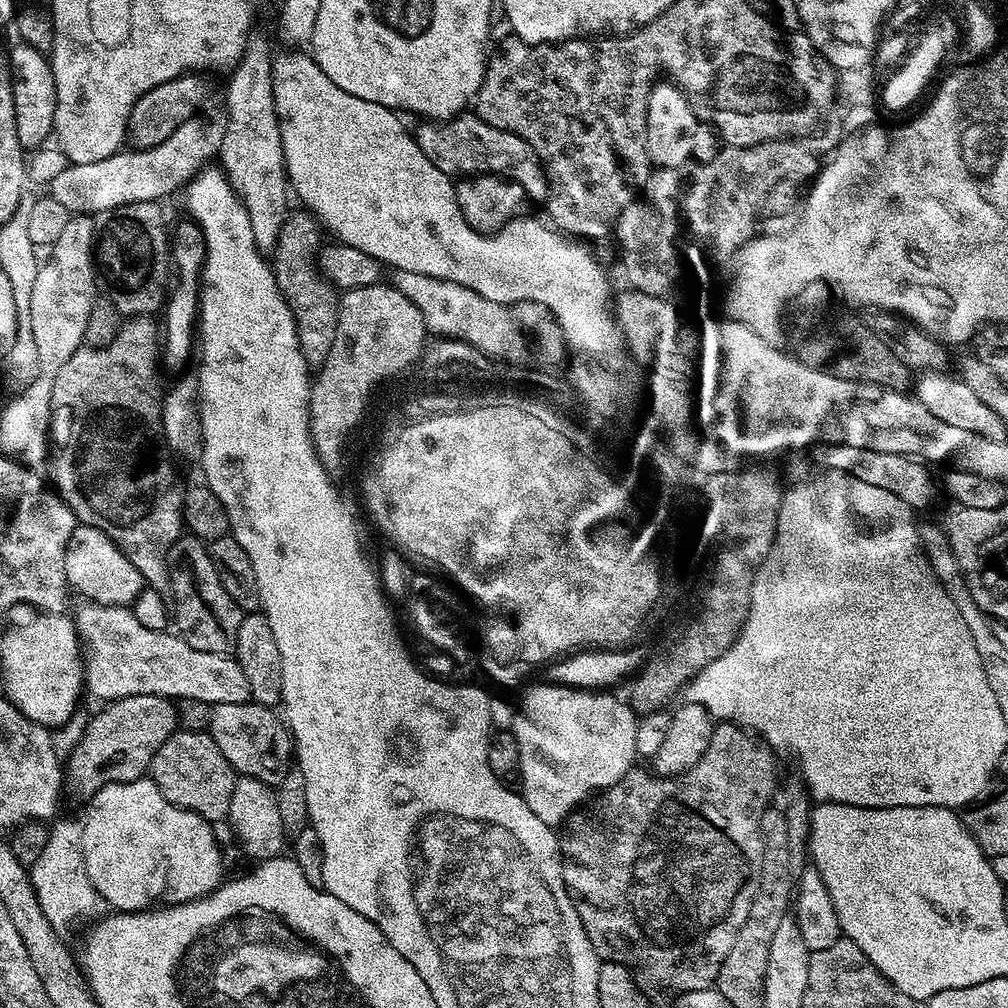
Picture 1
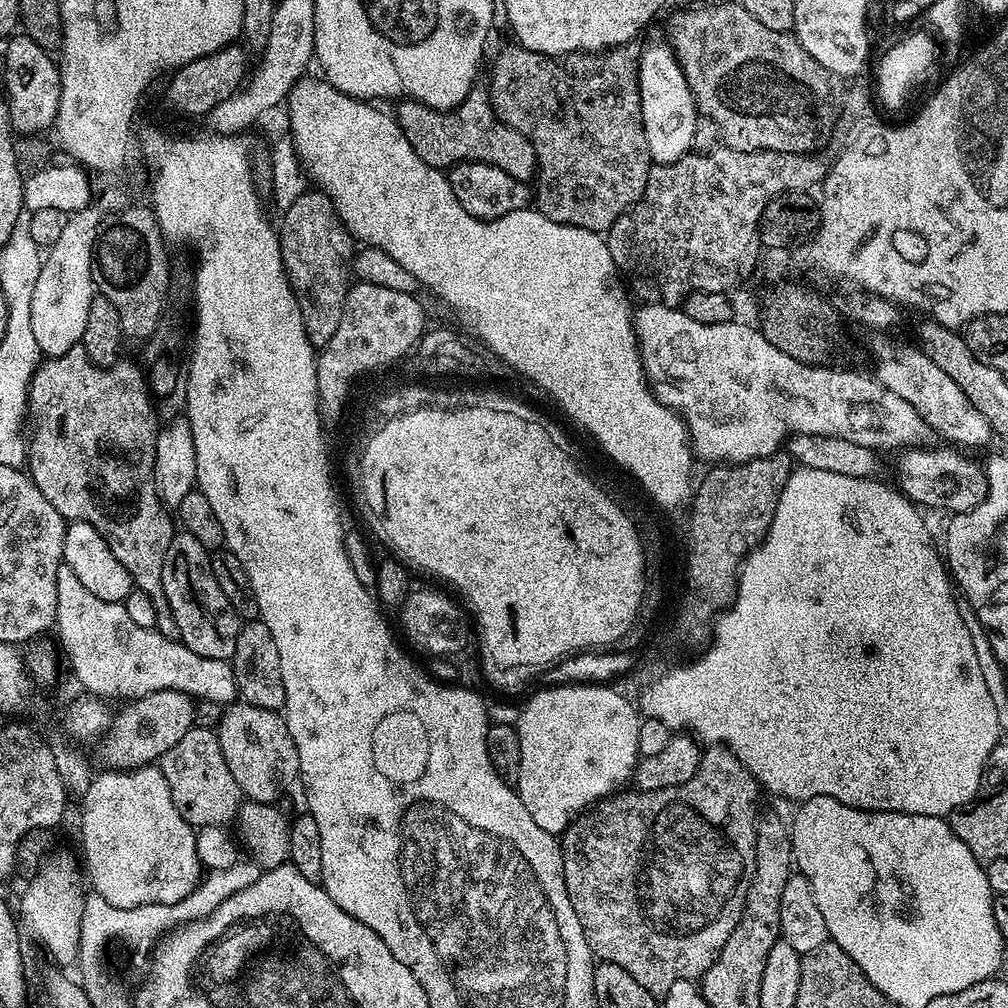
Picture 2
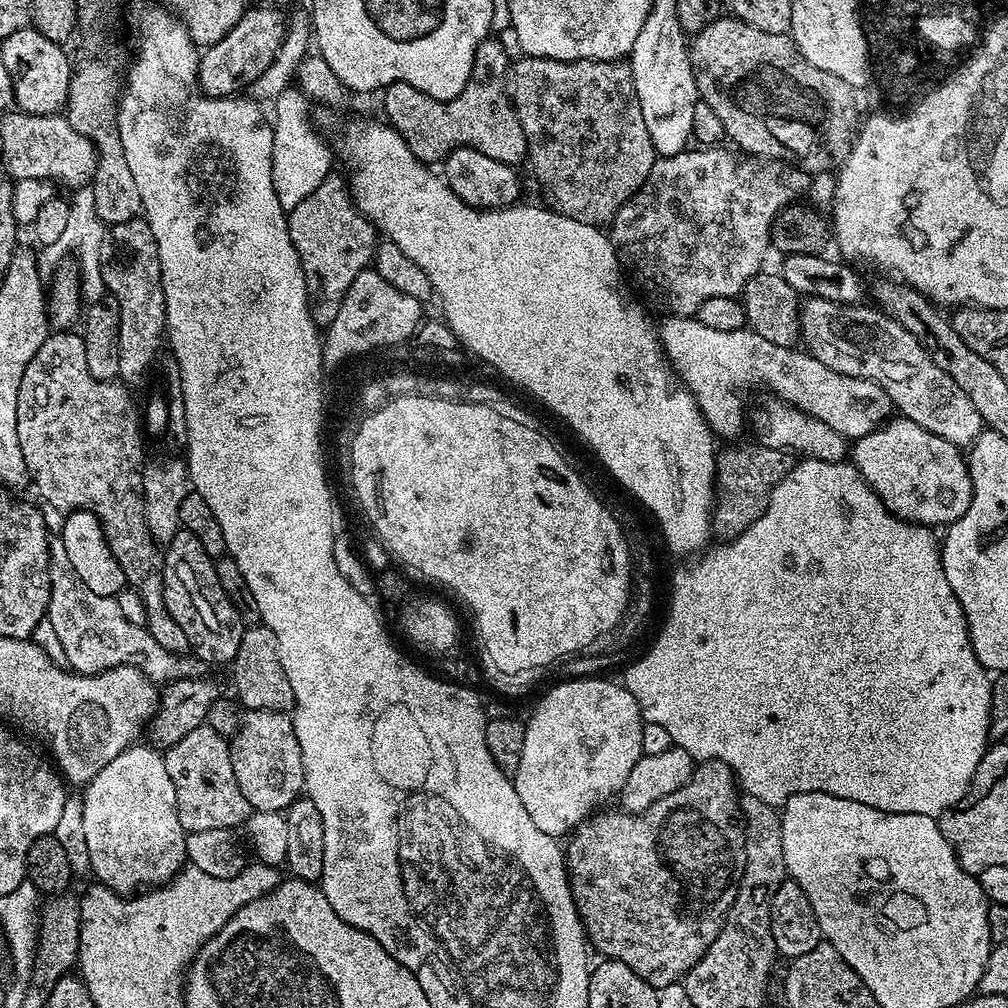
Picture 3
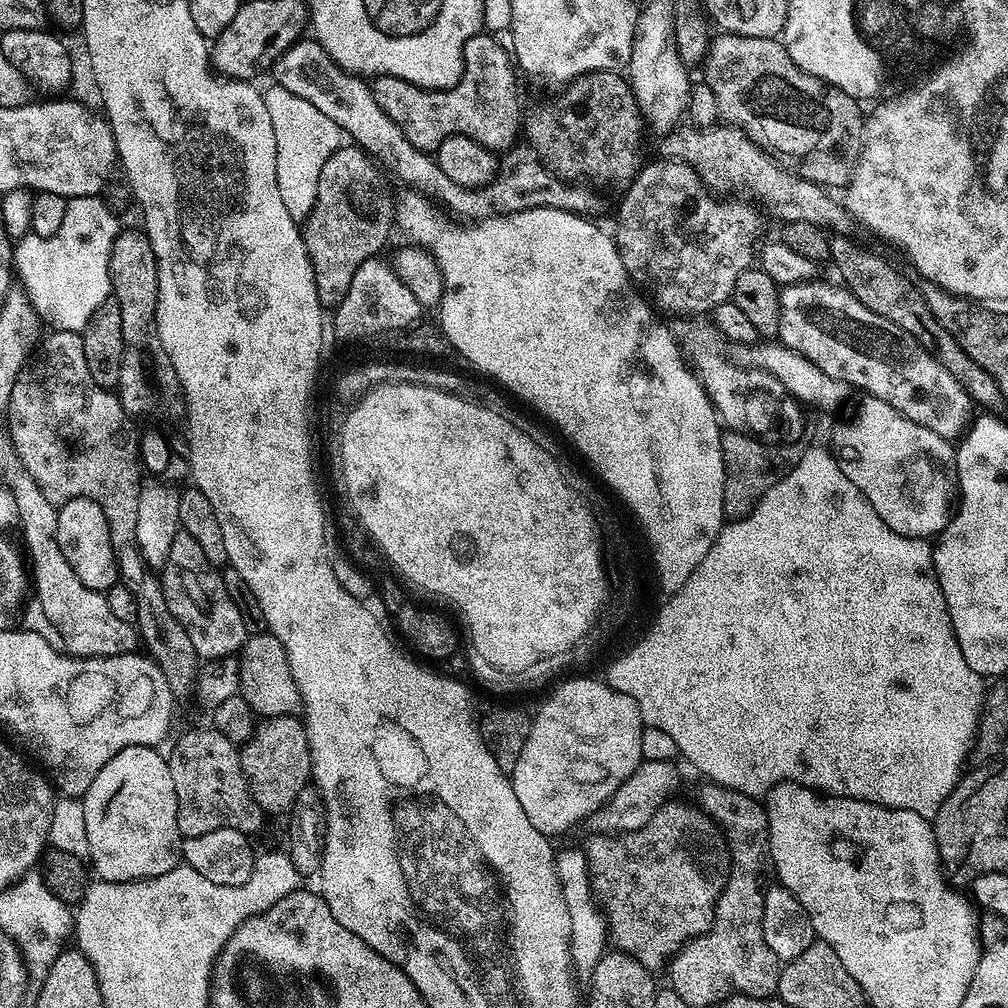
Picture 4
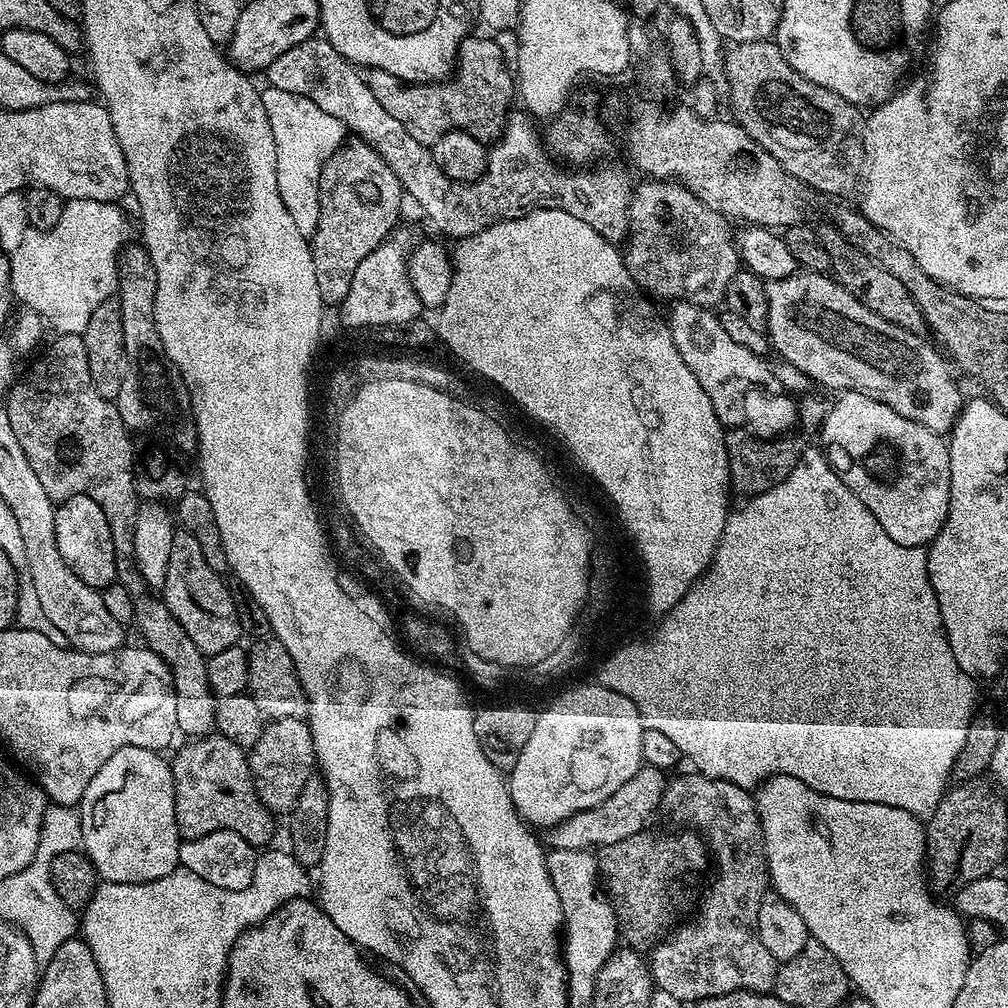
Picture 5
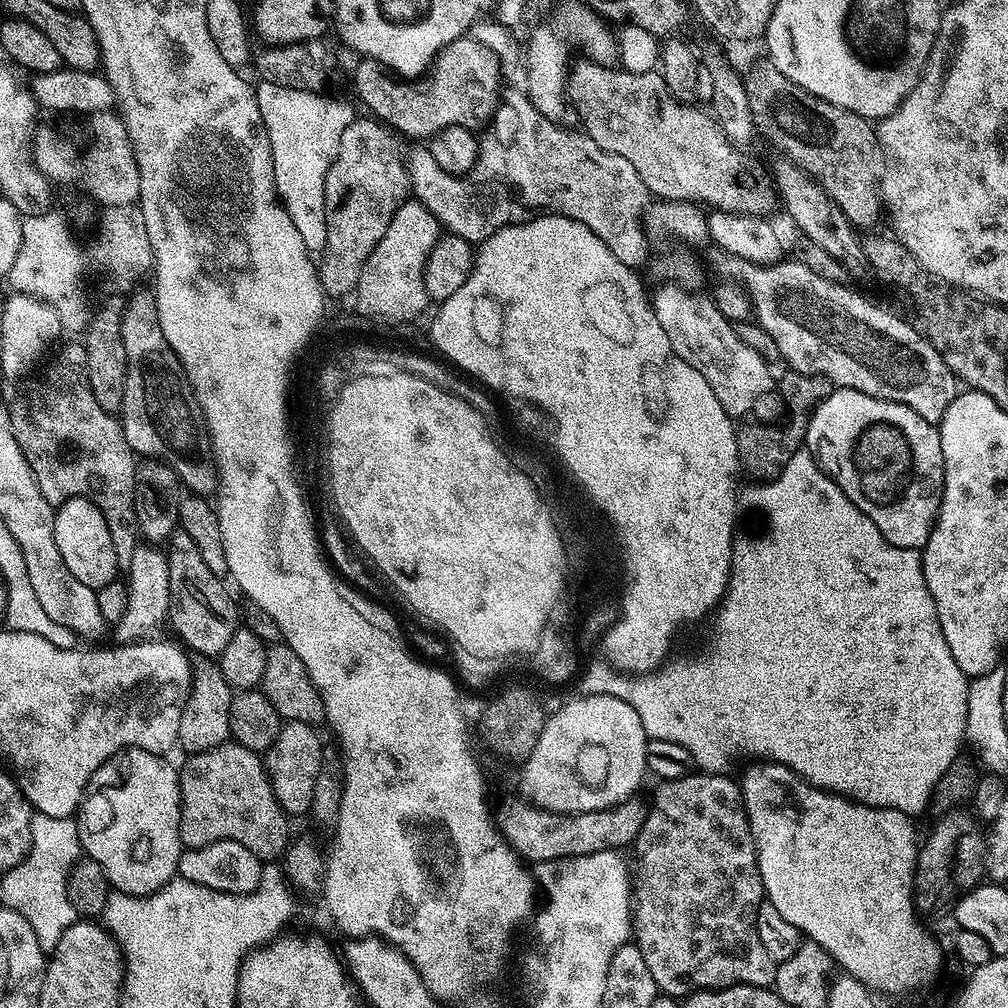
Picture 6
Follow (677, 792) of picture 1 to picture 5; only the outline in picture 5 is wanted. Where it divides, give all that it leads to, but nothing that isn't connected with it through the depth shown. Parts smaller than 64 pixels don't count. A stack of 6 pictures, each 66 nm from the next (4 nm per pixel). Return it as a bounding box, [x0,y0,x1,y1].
[598,830,705,954]

